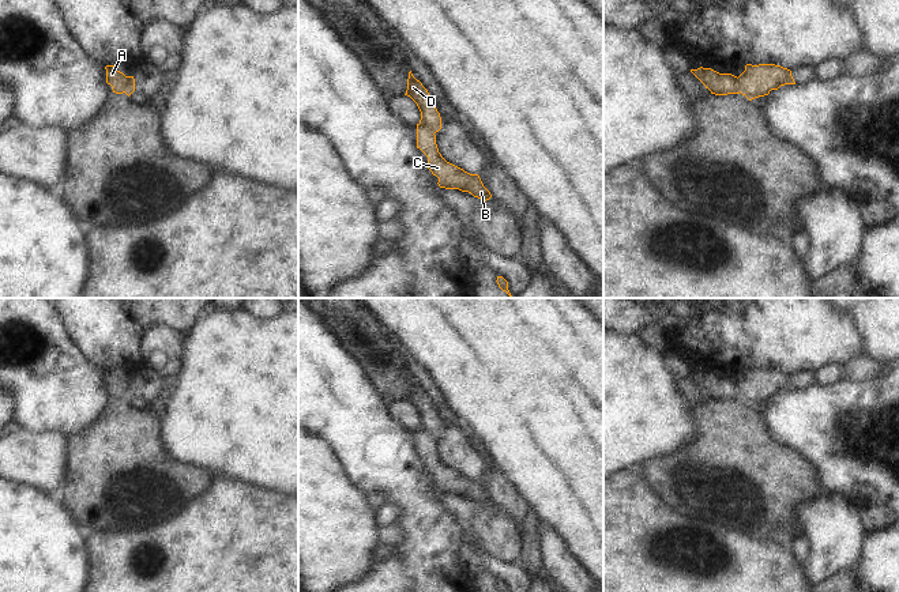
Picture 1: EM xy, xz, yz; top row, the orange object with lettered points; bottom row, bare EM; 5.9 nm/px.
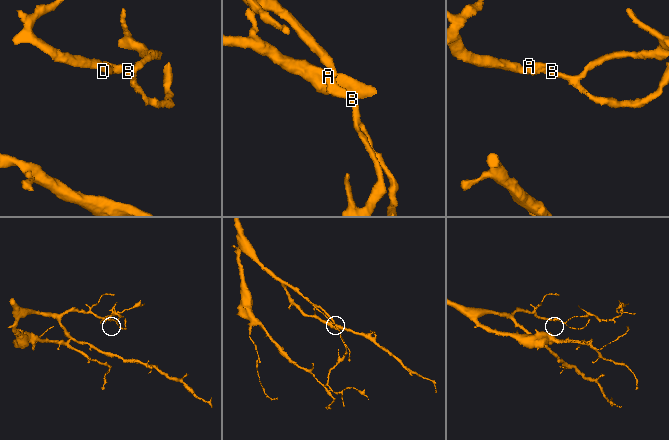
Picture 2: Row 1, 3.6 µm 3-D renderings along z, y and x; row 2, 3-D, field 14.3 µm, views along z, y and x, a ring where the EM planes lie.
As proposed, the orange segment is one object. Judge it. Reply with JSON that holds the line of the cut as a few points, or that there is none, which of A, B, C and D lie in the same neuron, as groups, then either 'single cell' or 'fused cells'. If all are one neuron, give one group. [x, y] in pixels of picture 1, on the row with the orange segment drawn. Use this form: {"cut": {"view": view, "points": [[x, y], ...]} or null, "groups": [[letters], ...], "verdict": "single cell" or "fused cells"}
{"cut": {"view": "xy", "points": [[130, 76], [123, 91]]}, "groups": [["A", "B", "C"], ["D"]], "verdict": "fused cells"}

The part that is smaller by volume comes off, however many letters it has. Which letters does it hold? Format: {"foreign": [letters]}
{"foreign": ["A", "B", "C"]}

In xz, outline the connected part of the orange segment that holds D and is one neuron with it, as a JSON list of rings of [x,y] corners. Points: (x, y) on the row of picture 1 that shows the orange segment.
[[[411,71],[409,72],[406,94],[418,106],[421,112],[420,124],[429,128],[433,133],[441,129],[441,117],[436,109],[436,103],[432,101],[428,90],[417,80]]]

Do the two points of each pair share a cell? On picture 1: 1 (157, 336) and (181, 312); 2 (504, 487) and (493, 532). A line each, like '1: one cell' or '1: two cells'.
1: two cells
2: two cells

